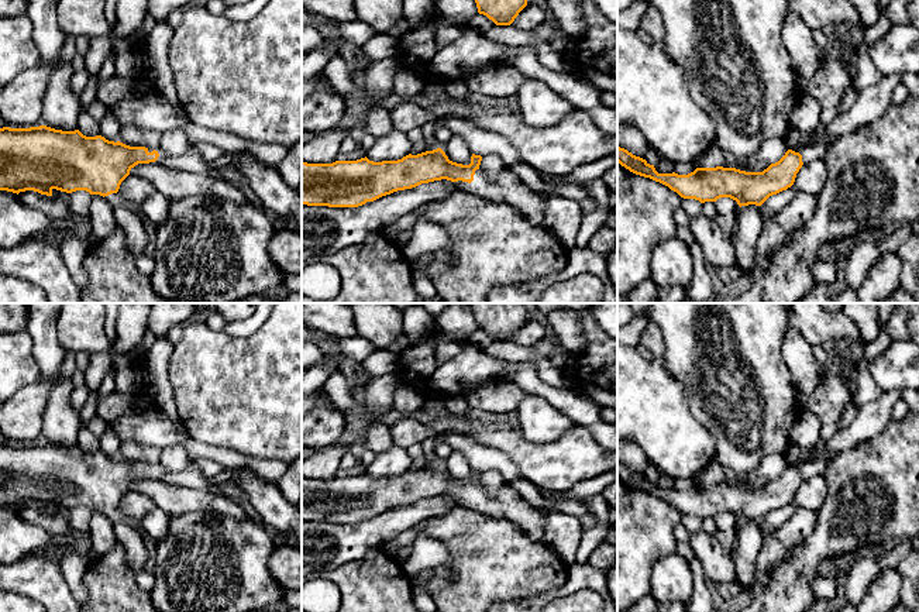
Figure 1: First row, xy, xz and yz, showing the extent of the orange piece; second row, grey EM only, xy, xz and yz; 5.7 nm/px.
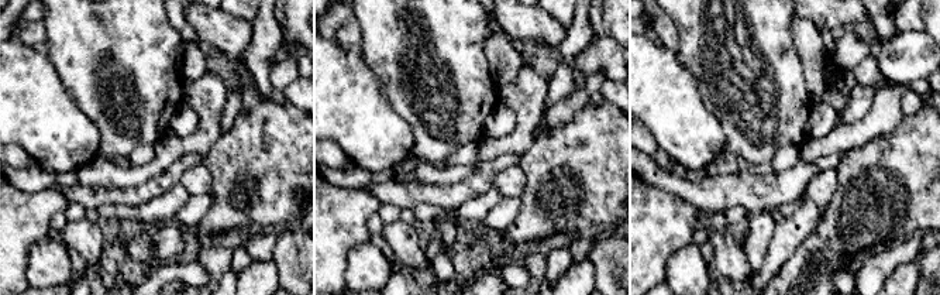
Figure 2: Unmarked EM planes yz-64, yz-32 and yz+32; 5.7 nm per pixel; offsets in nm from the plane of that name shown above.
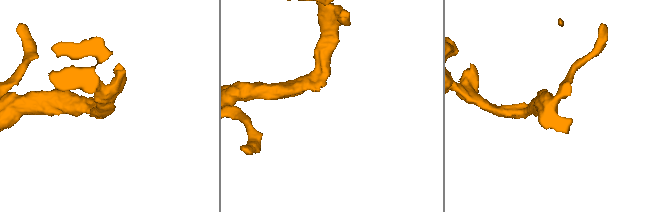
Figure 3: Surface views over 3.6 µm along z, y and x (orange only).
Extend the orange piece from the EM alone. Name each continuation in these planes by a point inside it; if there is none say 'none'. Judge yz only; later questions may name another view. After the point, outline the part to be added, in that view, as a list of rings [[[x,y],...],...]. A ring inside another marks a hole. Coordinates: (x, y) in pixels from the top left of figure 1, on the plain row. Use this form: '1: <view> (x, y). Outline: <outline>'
1: yz (816, 467). Outline: [[[813,460],[808,464],[801,464],[798,468],[802,471],[802,478],[808,479],[816,475],[825,475],[827,467],[826,460]]]

